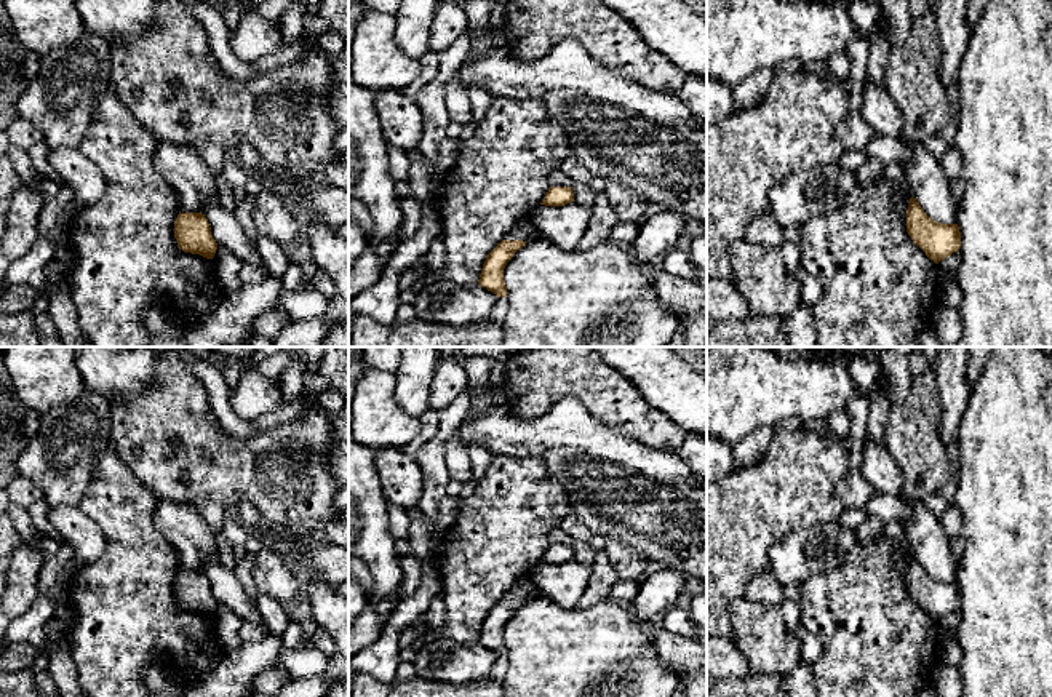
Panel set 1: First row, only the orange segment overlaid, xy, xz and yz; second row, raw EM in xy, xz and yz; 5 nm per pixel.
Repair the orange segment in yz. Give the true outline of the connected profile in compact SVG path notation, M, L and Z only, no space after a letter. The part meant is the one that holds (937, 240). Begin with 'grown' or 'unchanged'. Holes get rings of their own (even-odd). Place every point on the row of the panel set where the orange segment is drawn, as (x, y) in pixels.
unchanged; M915 197L910 198L907 209L907 232L915 245L935 264L959 251L961 246L958 224L940 224L932 221Z

